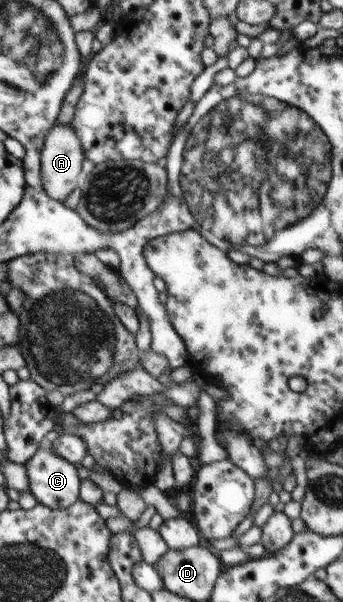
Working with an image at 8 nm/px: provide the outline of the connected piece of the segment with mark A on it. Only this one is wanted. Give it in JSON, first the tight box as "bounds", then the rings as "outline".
{"bounds":[40,124,84,202],"outline":[[[56,124],[48,131],[40,155],[40,177],[46,195],[54,201],[64,202],[75,187],[81,184],[82,163],[84,163],[84,151],[78,135],[74,133],[71,125]]]}

